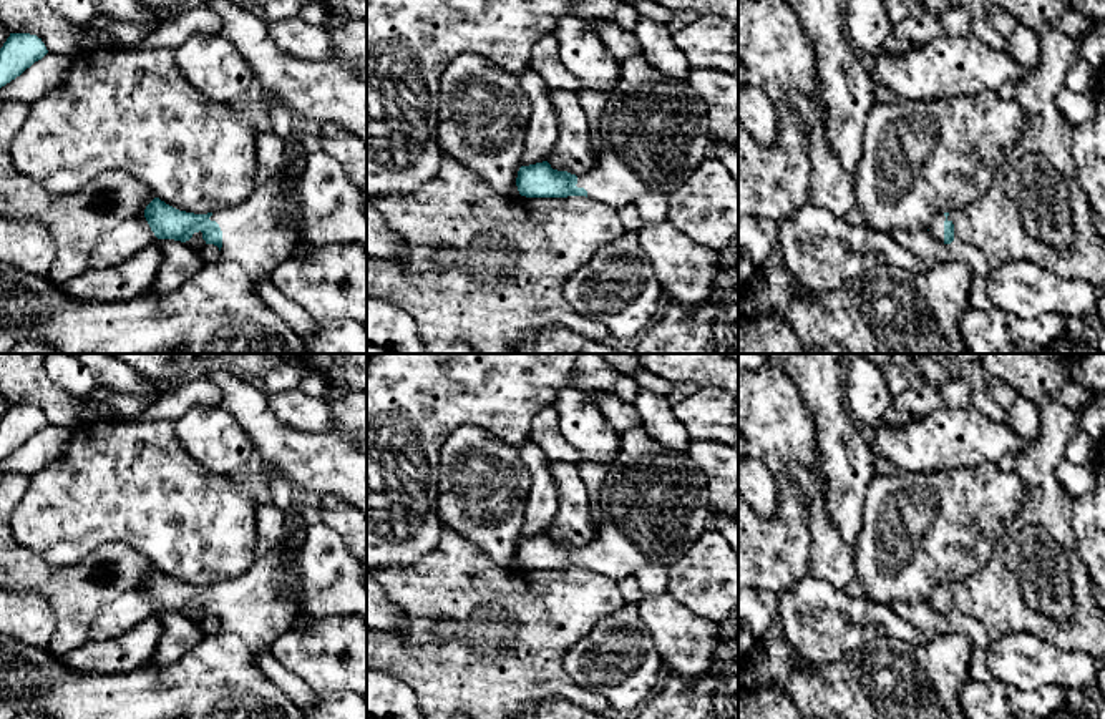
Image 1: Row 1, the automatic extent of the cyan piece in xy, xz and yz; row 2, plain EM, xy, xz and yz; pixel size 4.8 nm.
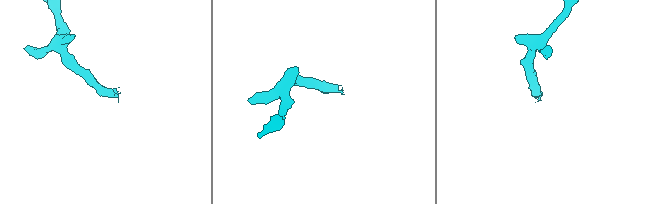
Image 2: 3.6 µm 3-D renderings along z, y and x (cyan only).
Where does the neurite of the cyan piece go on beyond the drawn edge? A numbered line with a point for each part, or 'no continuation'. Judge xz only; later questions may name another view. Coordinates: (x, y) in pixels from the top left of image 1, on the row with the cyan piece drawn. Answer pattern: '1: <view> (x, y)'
1: xz (654, 130)

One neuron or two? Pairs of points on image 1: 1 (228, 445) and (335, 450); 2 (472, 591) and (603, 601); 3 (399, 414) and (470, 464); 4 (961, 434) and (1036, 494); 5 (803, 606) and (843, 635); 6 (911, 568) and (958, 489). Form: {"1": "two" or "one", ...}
{"1": "two", "2": "one", "3": "two", "4": "two", "5": "one", "6": "one"}

